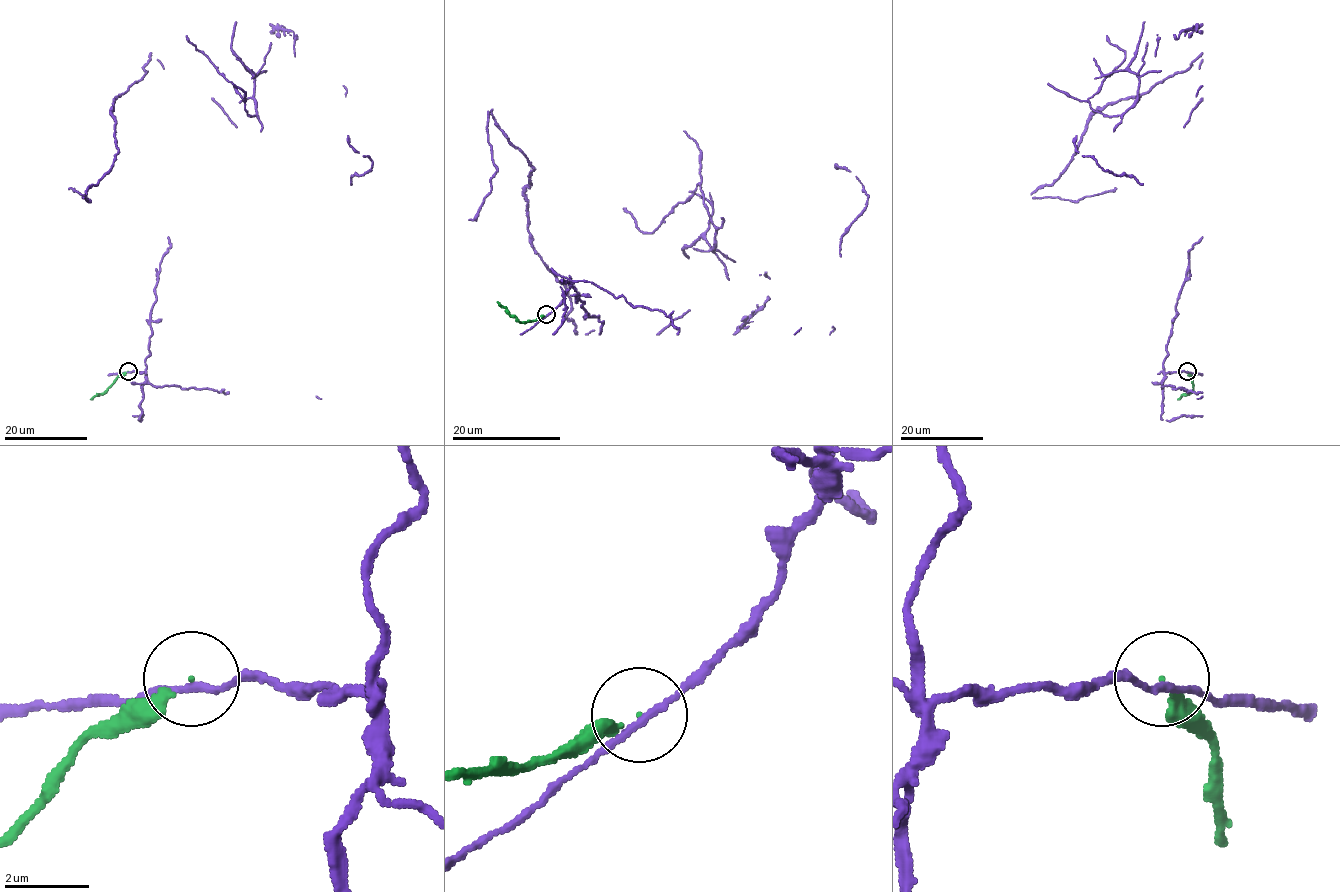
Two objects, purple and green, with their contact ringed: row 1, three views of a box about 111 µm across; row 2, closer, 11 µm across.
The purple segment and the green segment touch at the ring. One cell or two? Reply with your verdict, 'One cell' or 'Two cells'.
Two cells

